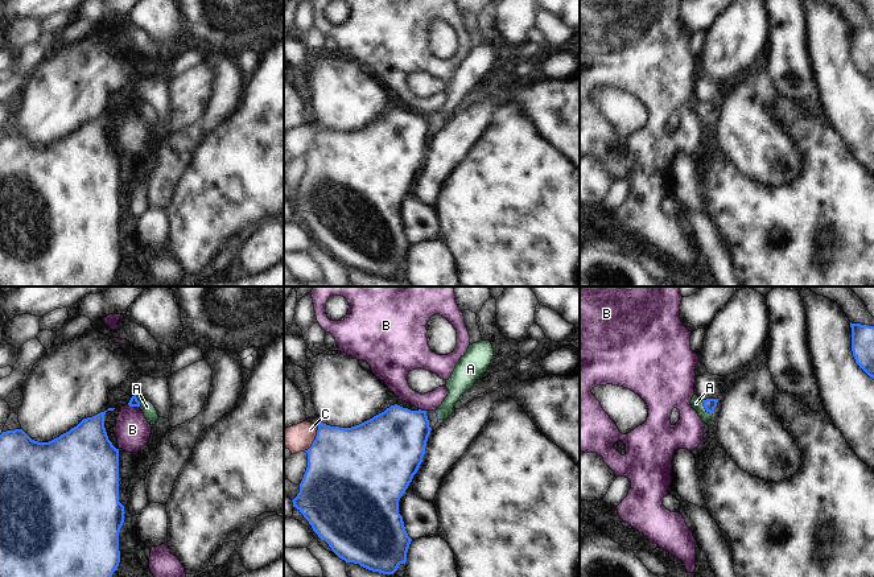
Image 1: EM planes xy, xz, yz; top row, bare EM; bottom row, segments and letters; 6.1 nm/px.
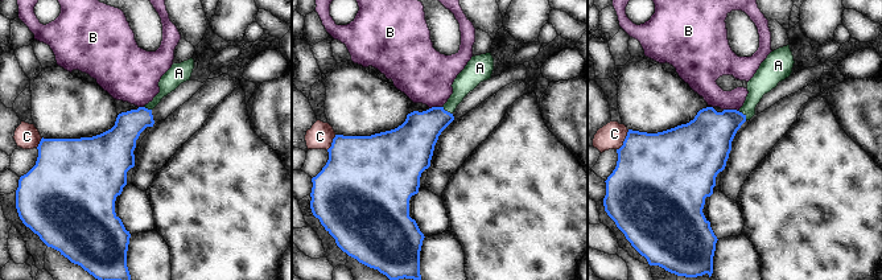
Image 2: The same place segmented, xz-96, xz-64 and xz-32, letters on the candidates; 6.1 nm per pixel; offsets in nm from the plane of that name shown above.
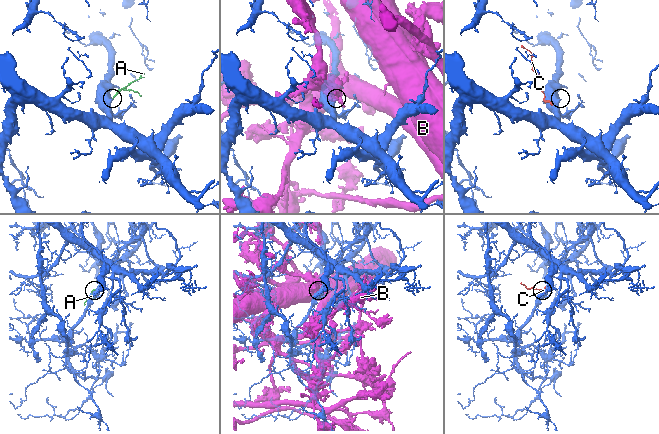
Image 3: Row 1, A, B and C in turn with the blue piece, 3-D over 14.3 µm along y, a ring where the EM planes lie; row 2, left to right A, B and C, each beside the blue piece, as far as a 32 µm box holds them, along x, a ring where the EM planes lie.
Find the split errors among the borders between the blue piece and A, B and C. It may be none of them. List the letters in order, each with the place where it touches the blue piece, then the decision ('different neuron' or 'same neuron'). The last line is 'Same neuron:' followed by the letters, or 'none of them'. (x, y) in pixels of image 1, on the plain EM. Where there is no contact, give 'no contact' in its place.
A: contact yz (705, 112); same neuron
B: contact xz (423, 115); different neuron
C: contact xz (316, 143); different neuron
Same neuron: A

